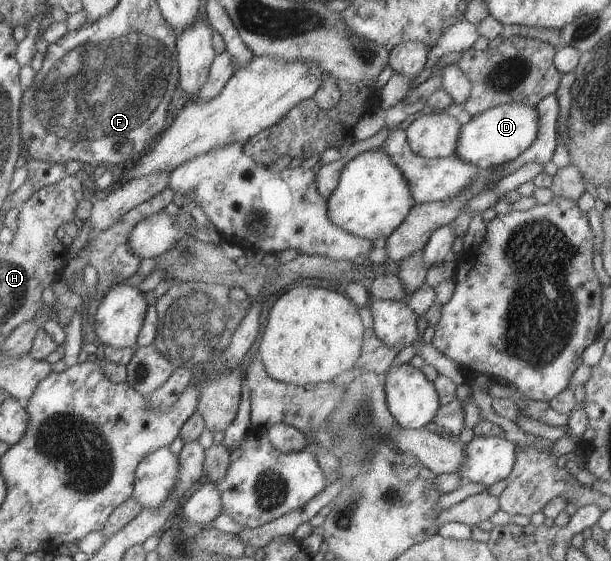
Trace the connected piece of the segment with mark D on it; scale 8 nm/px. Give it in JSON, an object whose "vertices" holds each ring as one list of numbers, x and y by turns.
{"vertices":[[510,102,488,108,472,118,463,118,460,125,460,136,456,140,453,156,476,166,479,170,500,167,516,159,536,140,538,134,538,110,528,104]]}

